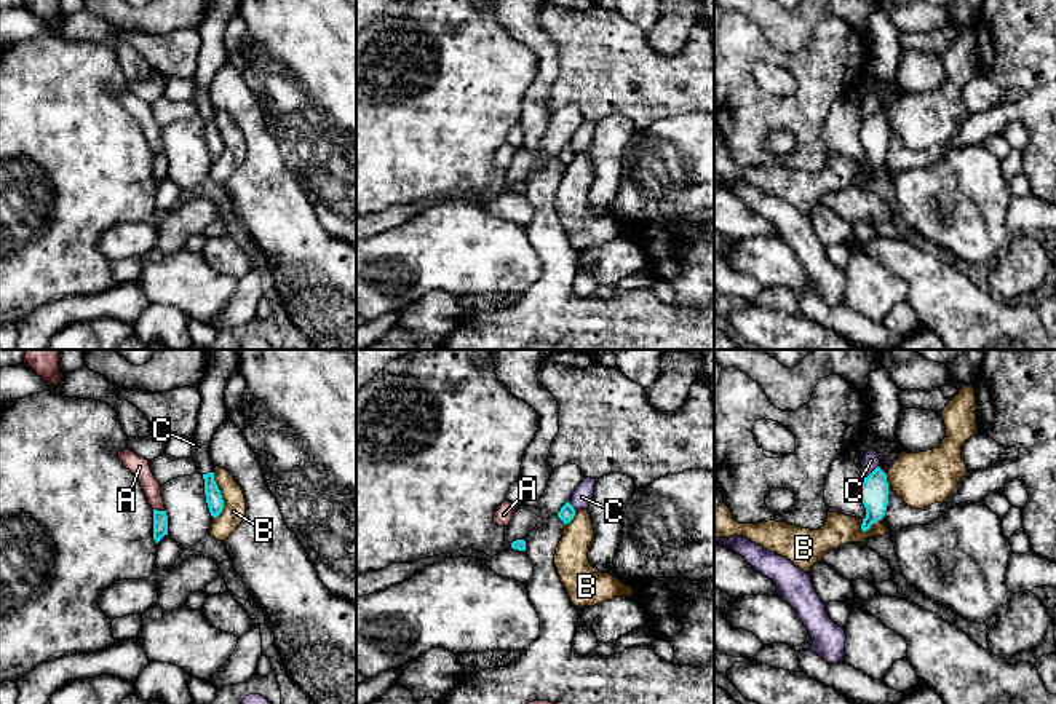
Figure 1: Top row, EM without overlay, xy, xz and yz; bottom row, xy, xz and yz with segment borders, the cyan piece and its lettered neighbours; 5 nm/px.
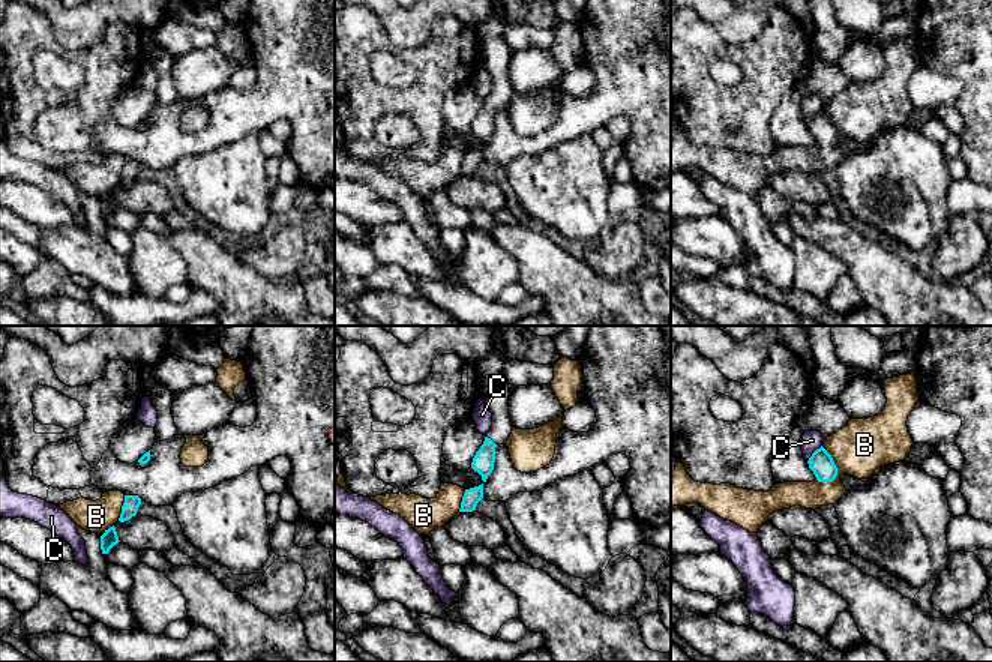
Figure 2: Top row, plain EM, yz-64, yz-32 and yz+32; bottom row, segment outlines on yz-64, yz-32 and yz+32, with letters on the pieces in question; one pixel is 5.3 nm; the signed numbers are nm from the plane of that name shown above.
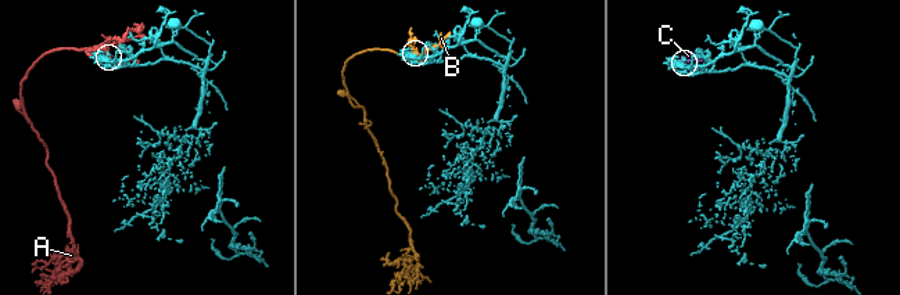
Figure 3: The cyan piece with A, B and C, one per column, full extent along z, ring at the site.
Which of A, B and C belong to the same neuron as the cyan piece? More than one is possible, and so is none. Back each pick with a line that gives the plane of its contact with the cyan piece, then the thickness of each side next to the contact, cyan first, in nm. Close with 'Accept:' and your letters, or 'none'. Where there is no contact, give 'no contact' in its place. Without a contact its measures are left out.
Accept: none

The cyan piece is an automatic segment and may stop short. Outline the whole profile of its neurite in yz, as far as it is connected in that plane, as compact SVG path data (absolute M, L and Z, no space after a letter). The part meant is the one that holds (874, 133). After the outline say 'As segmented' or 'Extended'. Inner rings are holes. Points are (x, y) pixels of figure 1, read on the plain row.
M893 94L885 104L867 118L861 126L859 139L866 150L866 160L863 161L861 172L866 174L871 168L885 158L888 147L888 125L887 115L890 109L898 102L901 94Z. Extended

